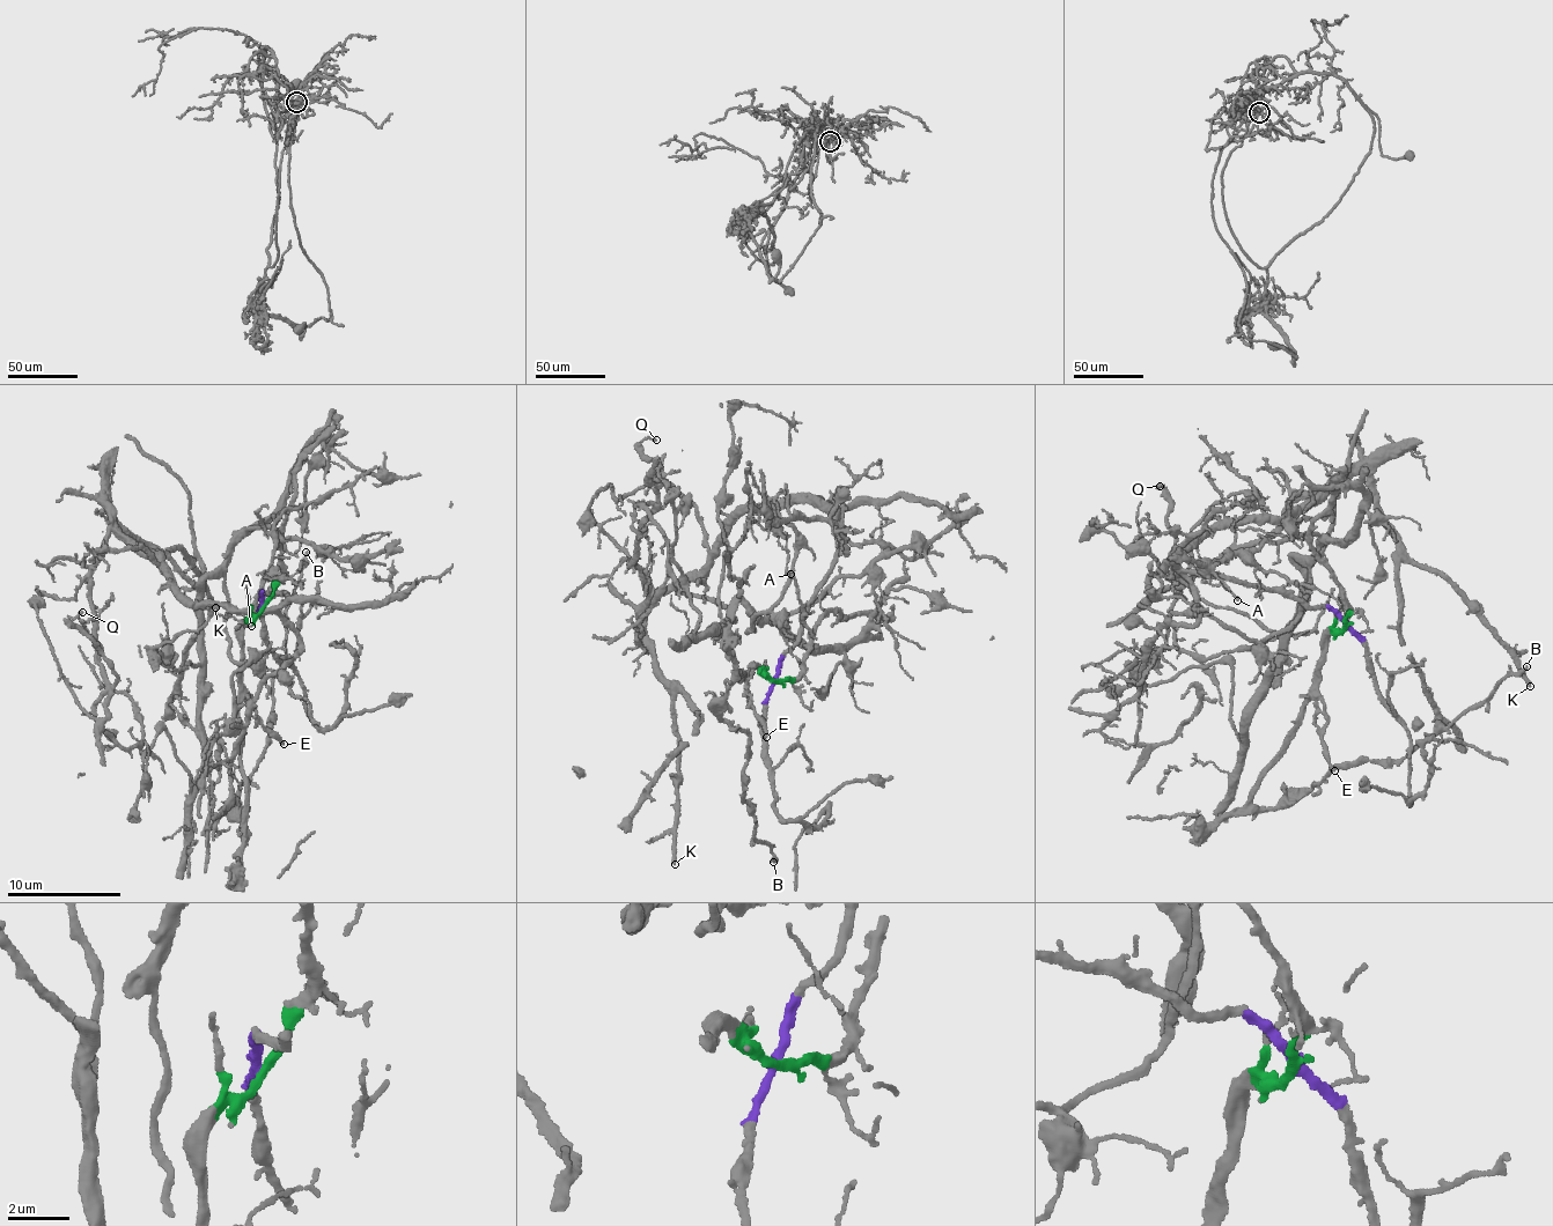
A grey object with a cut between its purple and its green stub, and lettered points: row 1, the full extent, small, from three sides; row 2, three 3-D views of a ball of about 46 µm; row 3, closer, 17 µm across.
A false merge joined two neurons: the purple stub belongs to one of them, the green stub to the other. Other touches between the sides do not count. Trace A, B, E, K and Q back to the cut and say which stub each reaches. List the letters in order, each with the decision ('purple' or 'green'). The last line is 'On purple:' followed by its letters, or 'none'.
A: purple
B: green
E: green
K: purple
Q: purple
On purple: A, K, Q

